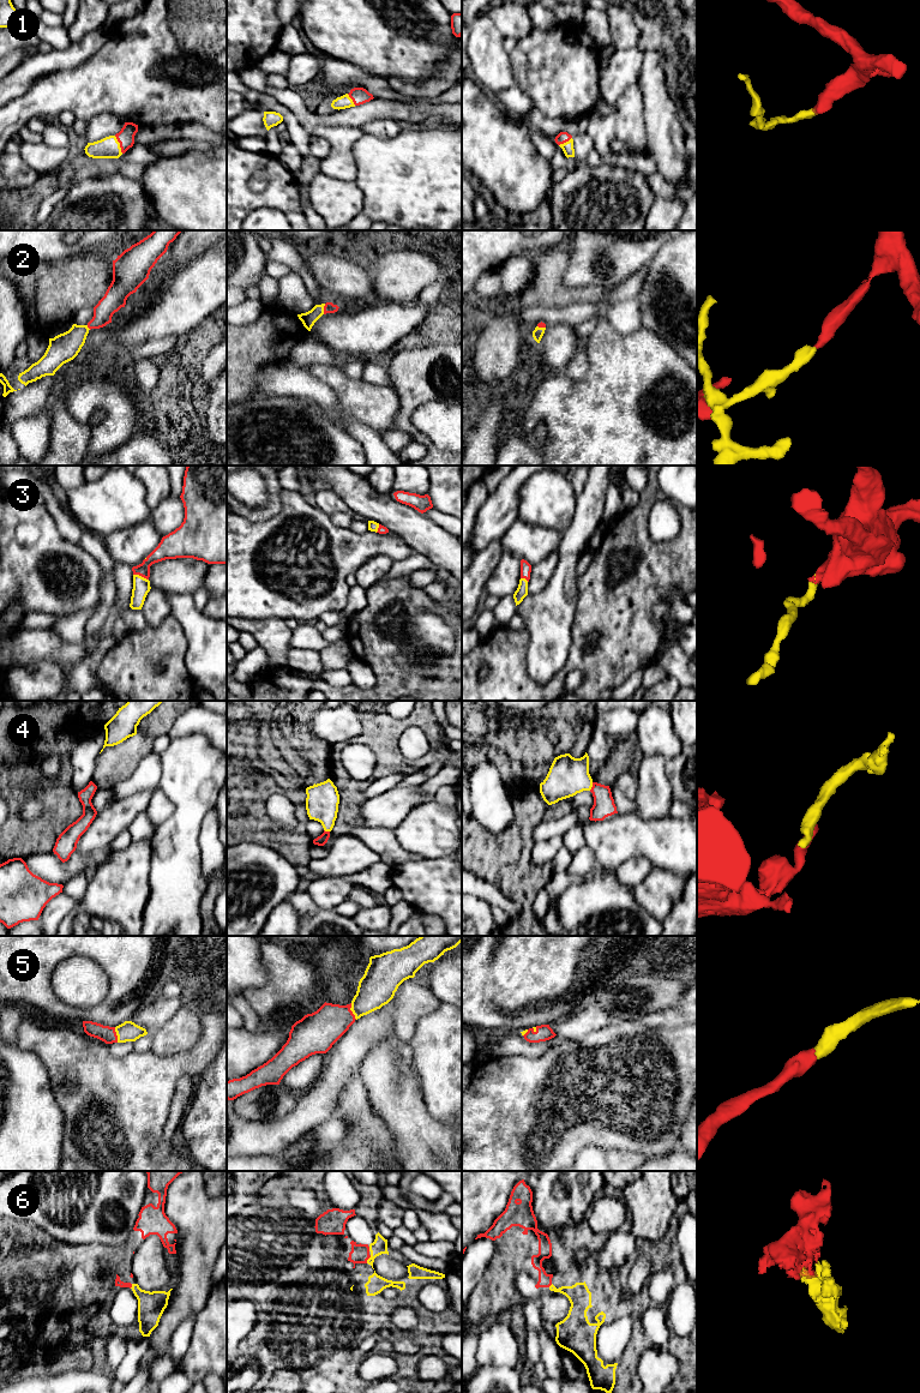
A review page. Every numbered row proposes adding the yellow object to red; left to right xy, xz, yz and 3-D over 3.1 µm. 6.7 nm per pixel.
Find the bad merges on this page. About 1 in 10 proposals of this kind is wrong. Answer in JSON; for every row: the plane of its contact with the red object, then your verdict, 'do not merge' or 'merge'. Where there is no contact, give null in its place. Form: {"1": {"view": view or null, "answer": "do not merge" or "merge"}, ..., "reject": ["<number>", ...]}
{"1": {"view": "xy", "answer": "merge"}, "2": {"view": "xz", "answer": "merge"}, "3": {"view": "xy", "answer": "merge"}, "4": {"view": "yz", "answer": "merge"}, "5": {"view": "xz", "answer": "merge"}, "6": {"view": "xz", "answer": "merge"}, "reject": []}

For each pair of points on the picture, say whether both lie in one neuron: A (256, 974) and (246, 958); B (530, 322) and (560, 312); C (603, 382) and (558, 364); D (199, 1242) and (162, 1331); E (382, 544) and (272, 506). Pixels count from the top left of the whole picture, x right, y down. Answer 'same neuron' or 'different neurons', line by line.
A: same neuron
B: same neuron
C: different neurons
D: same neuron
E: different neurons

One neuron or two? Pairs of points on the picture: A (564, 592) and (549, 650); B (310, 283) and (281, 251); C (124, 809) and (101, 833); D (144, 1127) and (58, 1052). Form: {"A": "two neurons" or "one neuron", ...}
{"A": "one neuron", "B": "one neuron", "C": "one neuron", "D": "one neuron"}

